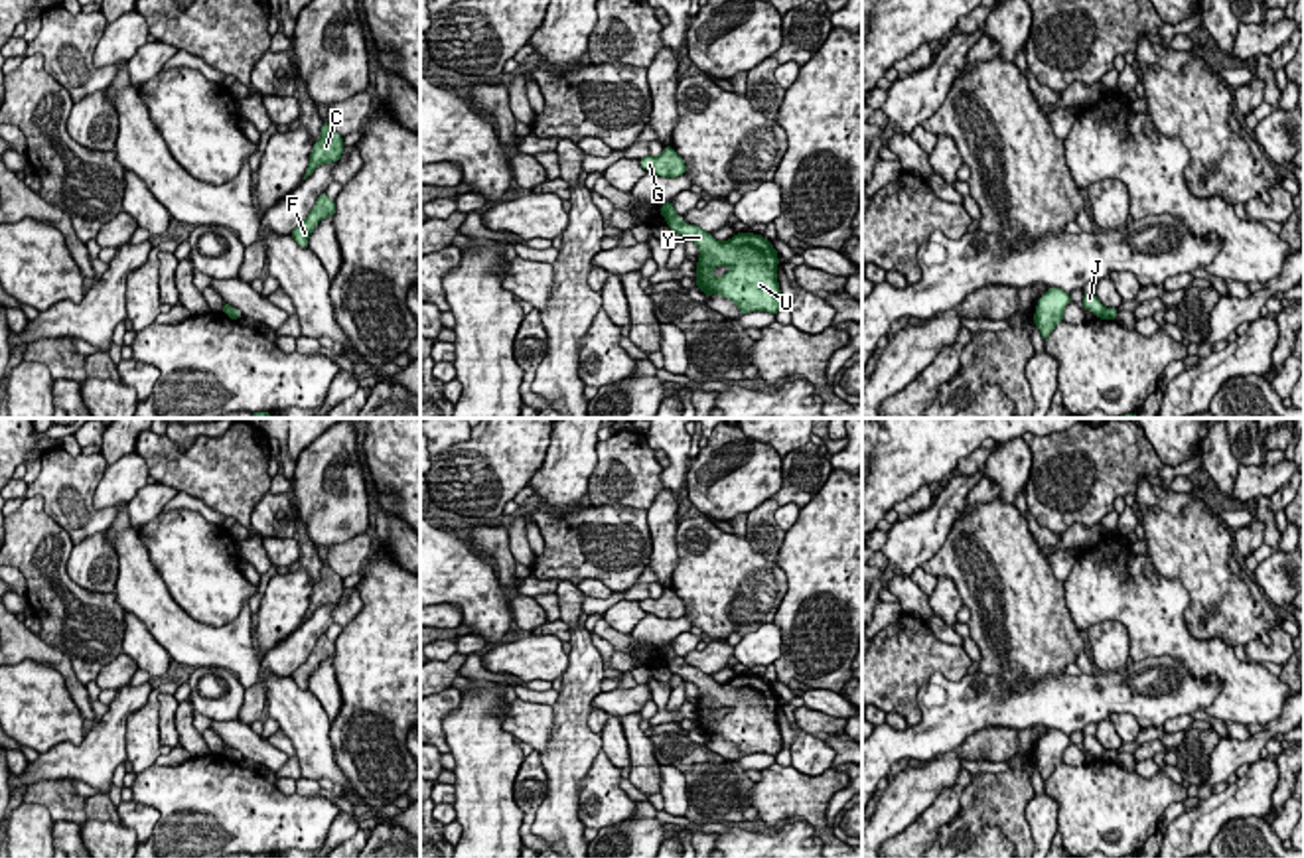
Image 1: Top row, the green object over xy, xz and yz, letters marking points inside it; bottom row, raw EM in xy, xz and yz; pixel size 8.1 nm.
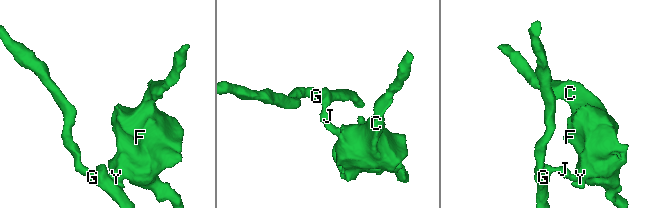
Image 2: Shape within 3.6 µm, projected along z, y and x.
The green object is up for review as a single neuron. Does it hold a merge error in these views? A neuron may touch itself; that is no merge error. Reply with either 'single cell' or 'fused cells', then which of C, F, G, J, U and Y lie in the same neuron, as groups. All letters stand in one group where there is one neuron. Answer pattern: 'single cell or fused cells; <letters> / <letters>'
fused cells; C F U Y / G J

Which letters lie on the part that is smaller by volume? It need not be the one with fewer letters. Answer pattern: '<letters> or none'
C, F, U, Y

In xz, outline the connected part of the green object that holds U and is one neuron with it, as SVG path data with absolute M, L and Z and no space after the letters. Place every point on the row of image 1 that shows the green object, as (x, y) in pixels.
M679 215L669 219L667 225L698 247L696 286L706 298L720 294L732 300L742 314L777 314L781 310L779 258L771 241L746 231L720 243L700 227L685 223Z

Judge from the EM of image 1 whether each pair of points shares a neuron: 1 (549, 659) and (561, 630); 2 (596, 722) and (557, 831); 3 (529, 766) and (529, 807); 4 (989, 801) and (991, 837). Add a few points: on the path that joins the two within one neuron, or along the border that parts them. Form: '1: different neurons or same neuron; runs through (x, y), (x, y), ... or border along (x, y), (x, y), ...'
1: different neurons; border along (531, 634), (551, 634), (563, 642)
2: different neurons; border along (590, 709), (588, 726), (598, 734)
3: same neuron; runs through (529, 776), (529, 797)
4: different neurons; border along (975, 837), (985, 827), (997, 827), (1007, 837)

